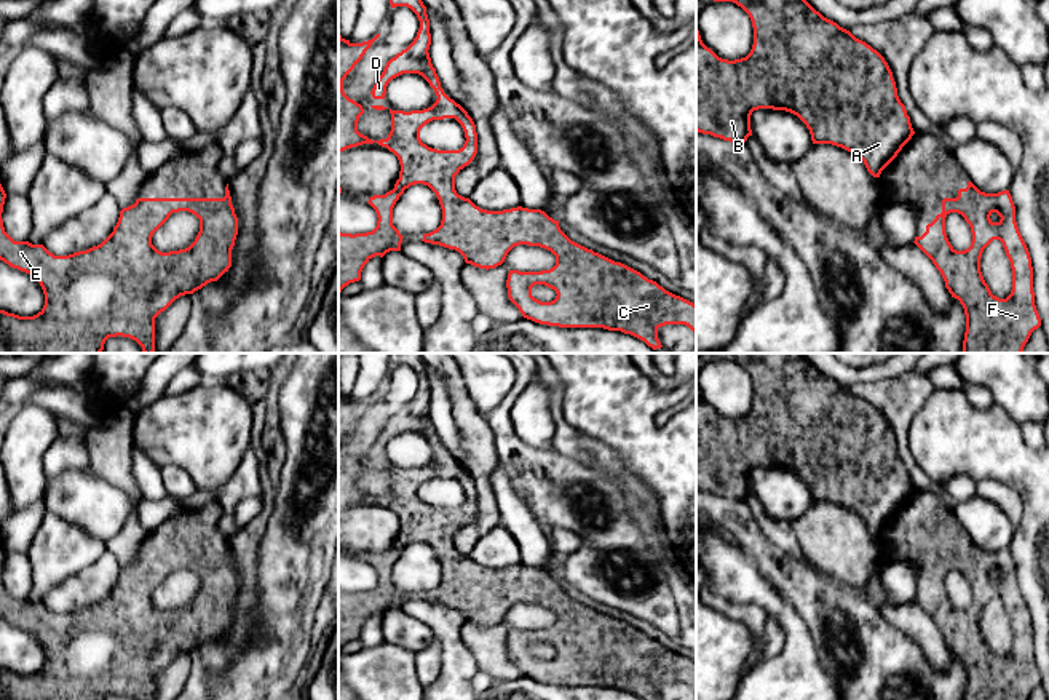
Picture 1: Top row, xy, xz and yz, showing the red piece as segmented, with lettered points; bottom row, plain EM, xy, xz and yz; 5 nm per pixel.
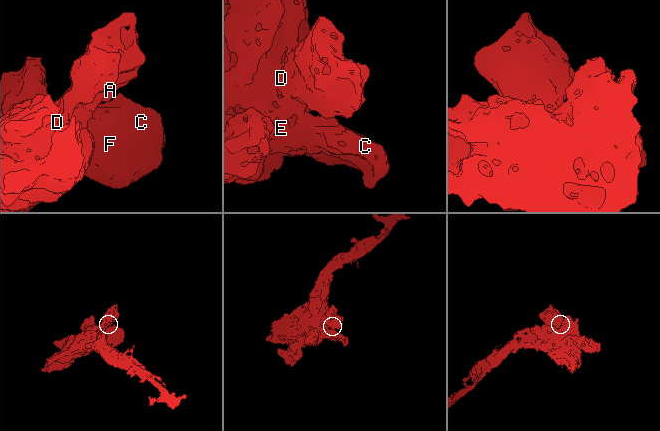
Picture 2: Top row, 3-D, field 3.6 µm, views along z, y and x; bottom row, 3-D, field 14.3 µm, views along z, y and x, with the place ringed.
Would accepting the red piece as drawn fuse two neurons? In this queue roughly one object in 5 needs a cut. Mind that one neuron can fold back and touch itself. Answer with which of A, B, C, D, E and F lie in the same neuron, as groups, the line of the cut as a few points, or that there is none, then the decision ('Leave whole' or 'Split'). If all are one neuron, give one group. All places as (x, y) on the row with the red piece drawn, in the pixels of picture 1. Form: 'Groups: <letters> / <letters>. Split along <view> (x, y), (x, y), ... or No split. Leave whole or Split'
Groups: A B C D E F. No split. Leave whole

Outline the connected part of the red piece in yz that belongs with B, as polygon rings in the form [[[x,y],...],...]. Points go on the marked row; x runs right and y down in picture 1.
[[[714,0],[714,2],[733,2],[749,14],[754,27],[754,45],[746,58],[734,61],[722,59],[703,43],[699,30],[696,27],[696,131],[730,142],[746,142],[747,137],[752,136],[750,115],[754,110],[758,109],[786,110],[797,115],[806,125],[813,144],[832,144],[848,152],[853,152],[864,161],[867,171],[873,177],[880,177],[881,171],[897,157],[902,147],[915,134],[905,105],[901,102],[897,96],[896,82],[885,58],[870,45],[856,38],[849,30],[824,18],[806,0]]]

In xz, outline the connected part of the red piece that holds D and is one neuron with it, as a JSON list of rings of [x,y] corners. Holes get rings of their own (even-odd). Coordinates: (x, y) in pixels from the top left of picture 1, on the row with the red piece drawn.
[[[390,0],[390,5],[391,8],[410,8],[420,21],[420,29],[414,42],[386,62],[382,75],[370,91],[372,97],[385,99],[386,86],[393,78],[402,74],[418,74],[429,83],[437,99],[431,107],[423,110],[404,112],[388,109],[391,113],[391,131],[386,139],[372,141],[361,134],[358,131],[358,121],[364,113],[364,109],[345,94],[343,80],[362,59],[380,34],[362,43],[351,43],[350,40],[345,40],[338,30],[338,153],[351,147],[377,142],[393,152],[401,165],[399,179],[396,181],[394,189],[385,195],[374,195],[367,201],[377,213],[377,227],[372,232],[354,235],[338,232],[338,296],[345,286],[361,280],[361,272],[372,257],[383,257],[390,251],[401,251],[404,237],[393,225],[393,208],[406,189],[415,184],[423,184],[436,193],[442,209],[442,221],[436,230],[425,233],[422,241],[455,249],[463,256],[466,264],[485,270],[501,265],[508,253],[519,245],[540,246],[556,256],[556,265],[549,270],[509,270],[506,280],[508,297],[519,308],[524,318],[559,328],[604,328],[608,331],[621,331],[643,340],[653,350],[663,347],[658,339],[658,329],[661,326],[685,324],[696,336],[696,305],[693,302],[666,291],[640,272],[572,241],[560,230],[559,221],[554,221],[544,211],[522,206],[503,211],[487,211],[476,206],[469,198],[457,193],[455,176],[468,166],[477,153],[476,125],[468,112],[450,99],[441,88],[439,77],[428,53],[431,34],[423,2]],[[444,118],[455,118],[461,125],[466,137],[461,149],[437,150],[422,142],[420,129],[433,120]],[[535,284],[544,284],[554,289],[557,294],[556,299],[551,302],[535,299],[532,296],[532,288]]]

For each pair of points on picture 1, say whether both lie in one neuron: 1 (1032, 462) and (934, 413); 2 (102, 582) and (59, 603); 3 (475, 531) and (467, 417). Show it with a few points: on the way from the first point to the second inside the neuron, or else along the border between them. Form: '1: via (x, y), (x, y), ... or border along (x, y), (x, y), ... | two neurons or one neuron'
1: via (1008, 457), (987, 443), (963, 441), (958, 437) | one neuron
2: via (91, 585), (71, 595) | one neuron
3: via (484, 502), (479, 446) | one neuron

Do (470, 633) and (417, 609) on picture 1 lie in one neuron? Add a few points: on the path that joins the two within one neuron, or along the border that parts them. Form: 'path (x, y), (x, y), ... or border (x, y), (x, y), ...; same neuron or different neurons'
border (463, 620), (460, 638), (476, 662); different neurons

